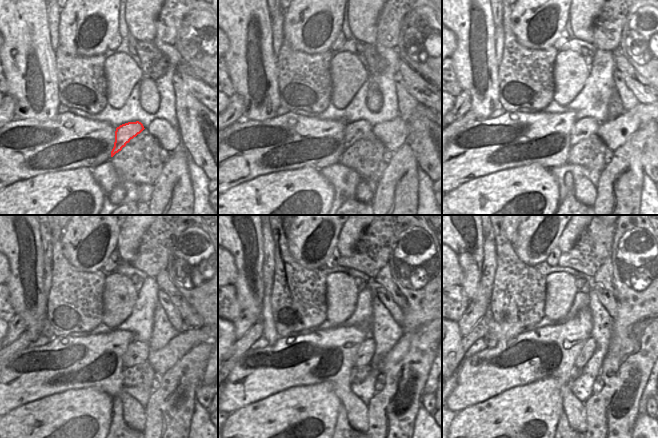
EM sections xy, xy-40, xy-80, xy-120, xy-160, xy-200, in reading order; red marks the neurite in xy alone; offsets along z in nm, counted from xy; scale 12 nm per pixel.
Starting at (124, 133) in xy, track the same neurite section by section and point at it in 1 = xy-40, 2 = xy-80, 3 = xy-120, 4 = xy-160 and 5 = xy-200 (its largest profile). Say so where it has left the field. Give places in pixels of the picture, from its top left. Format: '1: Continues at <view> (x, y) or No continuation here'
1: Continues at xy-40 (354, 131)
2: Continues at xy-80 (585, 127)
3: Continues at xy-120 (137, 352)
4: Continues at xy-160 (365, 353)
5: Continues at xy-200 (588, 350).

